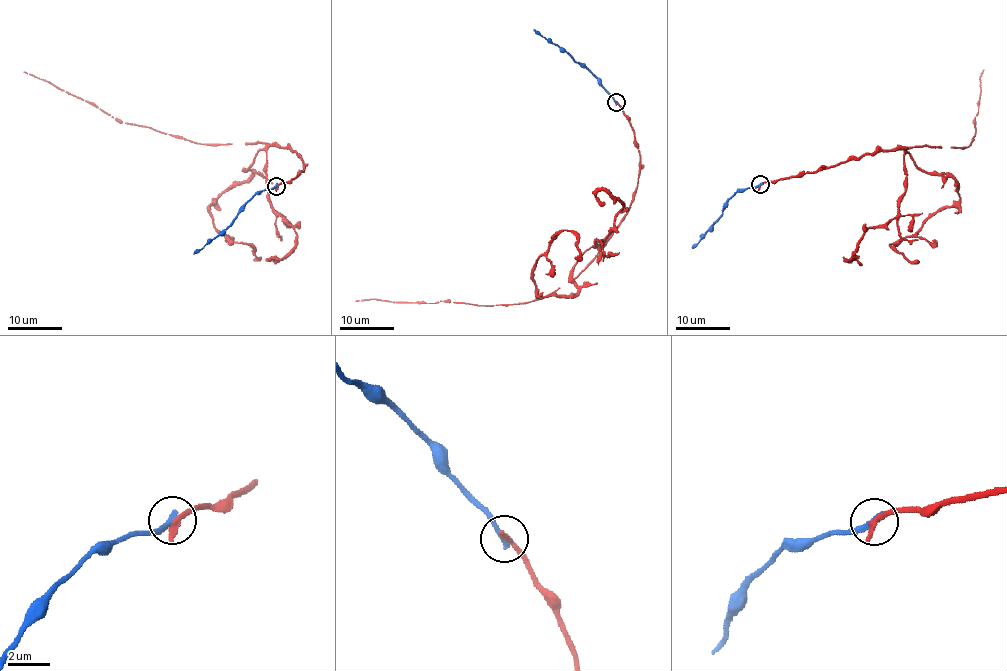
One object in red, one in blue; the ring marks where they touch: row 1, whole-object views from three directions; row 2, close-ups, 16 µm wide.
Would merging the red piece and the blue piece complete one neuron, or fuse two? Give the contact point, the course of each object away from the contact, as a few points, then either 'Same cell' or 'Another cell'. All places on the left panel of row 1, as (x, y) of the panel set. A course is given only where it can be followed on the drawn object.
Place: (276, 186). Course of red: (276, 186), (304, 171), (296, 152), (266, 143), (204, 143), (119, 123), (100, 108), (23, 71). Course of blue: (276, 186), (260, 191), (237, 218), (194, 254). Another cell

